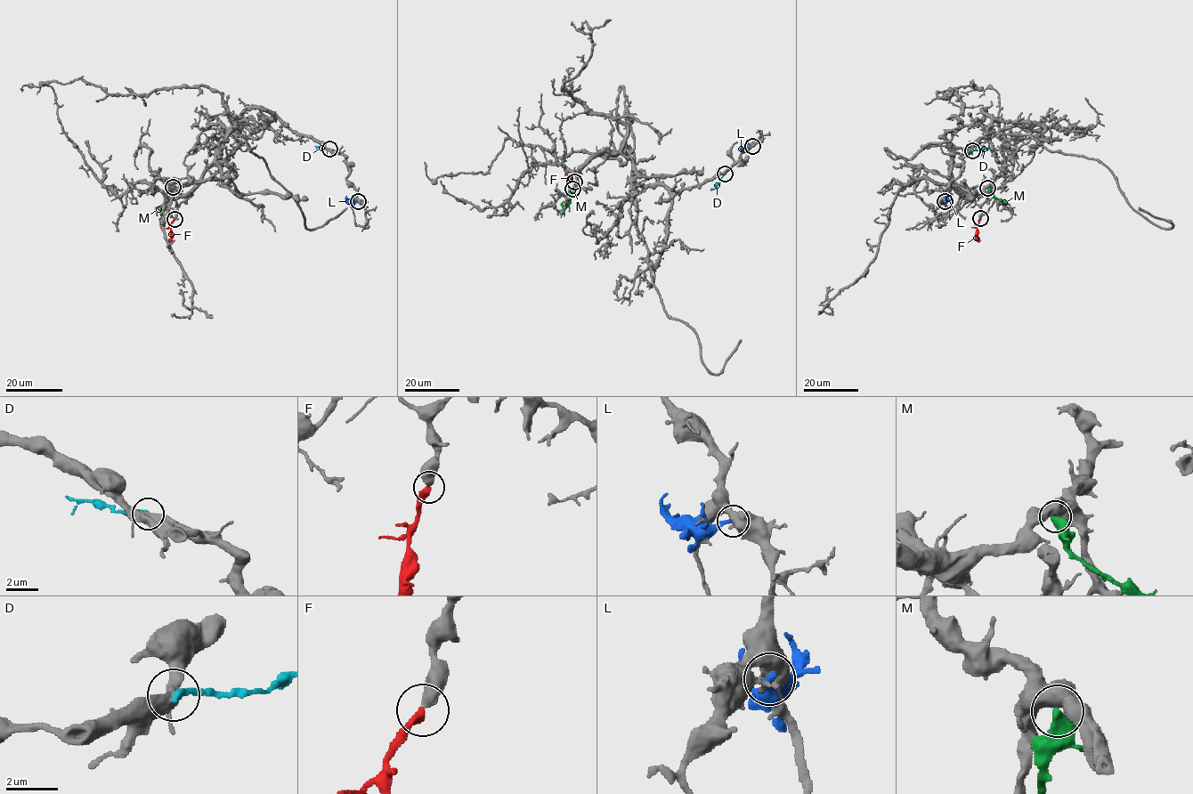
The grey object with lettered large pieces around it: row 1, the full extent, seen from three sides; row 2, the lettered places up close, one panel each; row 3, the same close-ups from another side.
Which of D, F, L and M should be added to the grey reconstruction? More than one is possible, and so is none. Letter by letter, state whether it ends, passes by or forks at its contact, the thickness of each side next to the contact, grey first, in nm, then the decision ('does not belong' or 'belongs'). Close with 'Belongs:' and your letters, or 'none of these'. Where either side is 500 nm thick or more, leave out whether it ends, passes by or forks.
D: it ends there; 440 nm thick on the grey side, 240 nm on the other; does not belong
F: it ends there; 480 nm thick on the grey side, 380 nm on the other; belongs
L: it ends there; 360 nm thick on the grey side, 280 nm on the other; does not belong
M: 550 nm thick on the grey side, 550 nm on the other; does not belong
Belongs: F

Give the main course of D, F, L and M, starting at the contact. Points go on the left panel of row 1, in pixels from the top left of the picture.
D: (329, 149), (315, 145)
F: (174, 219), (167, 243)
L: (358, 201), (349, 202), (346, 197)
M: (173, 187), (171, 198), (162, 210), (158, 208)

